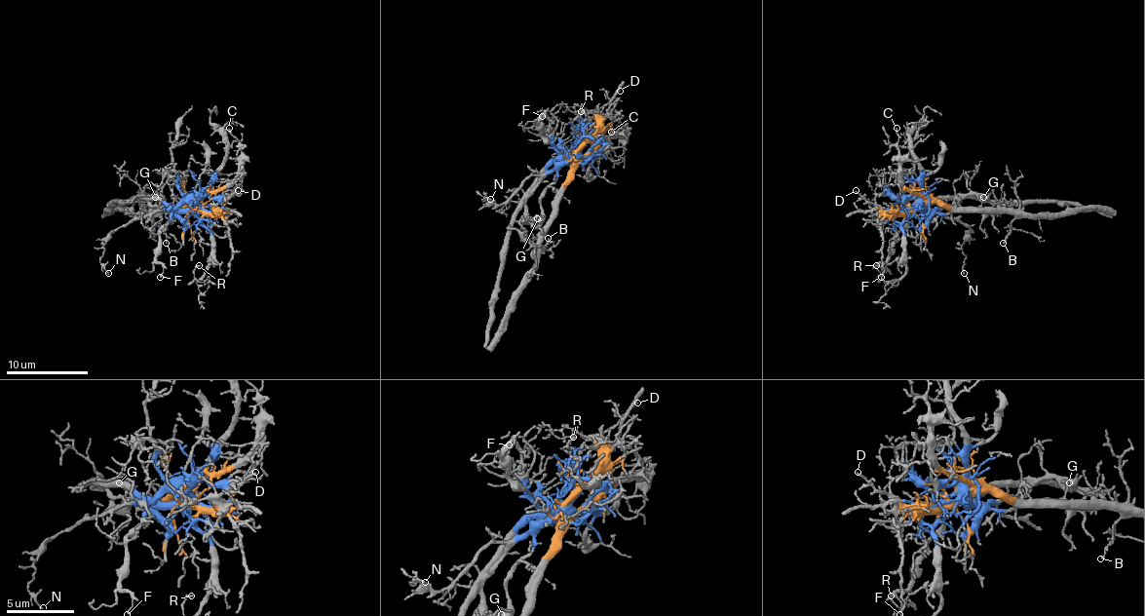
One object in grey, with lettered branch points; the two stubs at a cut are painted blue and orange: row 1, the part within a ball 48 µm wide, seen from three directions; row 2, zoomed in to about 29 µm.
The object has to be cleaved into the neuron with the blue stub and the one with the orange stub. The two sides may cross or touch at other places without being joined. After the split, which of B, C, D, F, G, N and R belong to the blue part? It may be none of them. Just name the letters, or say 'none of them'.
F, G, N, R

